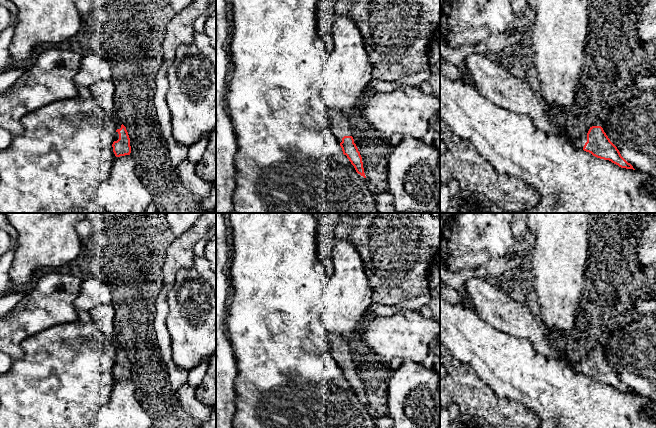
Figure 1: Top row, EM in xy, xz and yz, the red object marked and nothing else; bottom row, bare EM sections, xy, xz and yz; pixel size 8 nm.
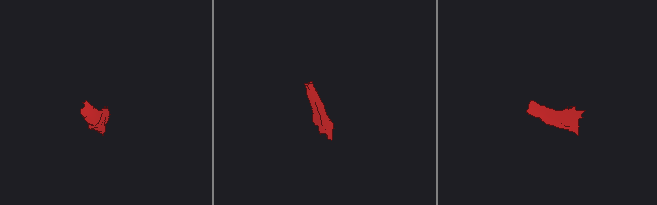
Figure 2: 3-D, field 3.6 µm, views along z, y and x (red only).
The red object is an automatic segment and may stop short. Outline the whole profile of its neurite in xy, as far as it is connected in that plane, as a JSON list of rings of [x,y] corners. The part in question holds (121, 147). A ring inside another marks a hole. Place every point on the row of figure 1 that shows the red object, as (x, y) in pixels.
[[[123,124],[117,126],[115,141],[112,147],[116,157],[130,155],[131,153],[130,138]]]

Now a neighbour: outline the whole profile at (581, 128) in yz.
[[[579,119],[576,122],[576,126],[574,128],[576,136],[580,137],[584,134],[586,134],[590,129],[590,126],[588,123],[586,123],[583,119]]]

